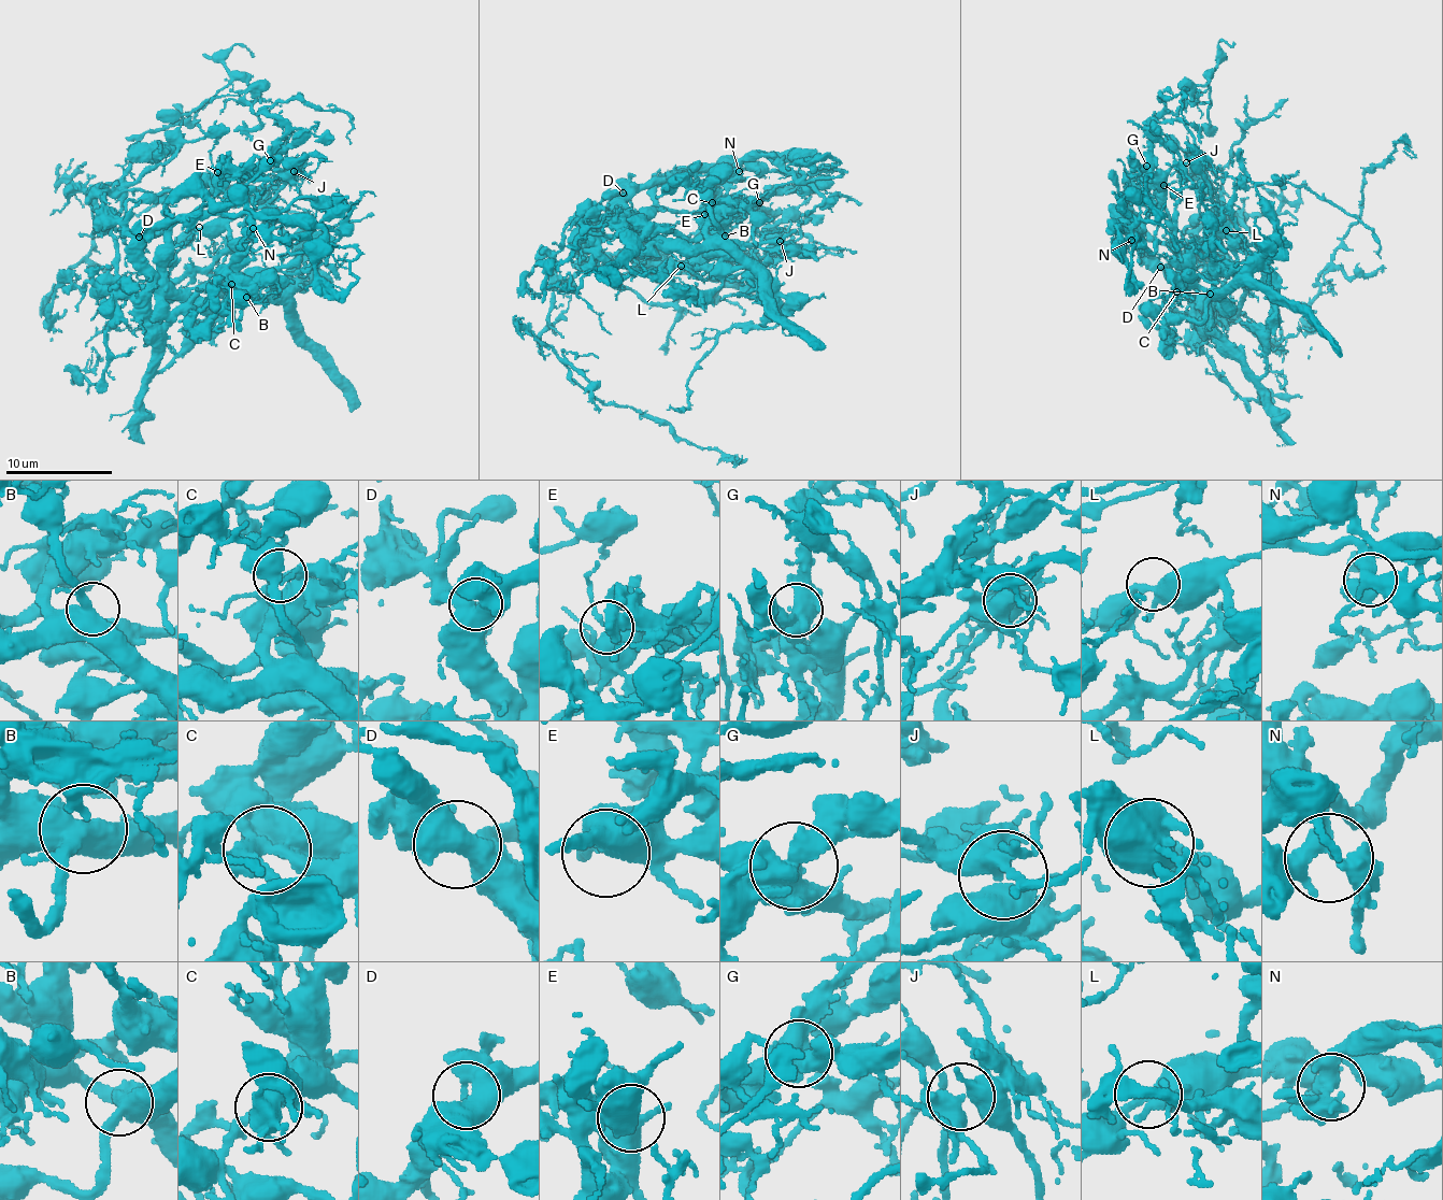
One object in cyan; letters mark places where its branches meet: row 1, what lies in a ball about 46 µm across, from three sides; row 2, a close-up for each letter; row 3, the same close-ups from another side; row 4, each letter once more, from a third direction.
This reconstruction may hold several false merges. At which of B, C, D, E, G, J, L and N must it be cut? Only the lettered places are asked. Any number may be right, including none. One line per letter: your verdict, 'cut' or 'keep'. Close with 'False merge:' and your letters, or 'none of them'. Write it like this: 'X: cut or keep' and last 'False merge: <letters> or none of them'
B: keep
C: keep
D: keep
E: keep
G: keep
J: keep
L: keep
N: keep
False merge: none of them

